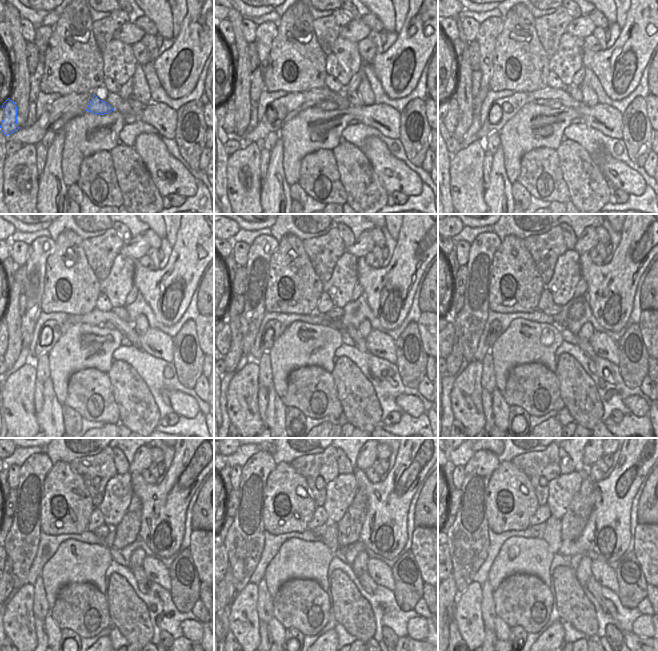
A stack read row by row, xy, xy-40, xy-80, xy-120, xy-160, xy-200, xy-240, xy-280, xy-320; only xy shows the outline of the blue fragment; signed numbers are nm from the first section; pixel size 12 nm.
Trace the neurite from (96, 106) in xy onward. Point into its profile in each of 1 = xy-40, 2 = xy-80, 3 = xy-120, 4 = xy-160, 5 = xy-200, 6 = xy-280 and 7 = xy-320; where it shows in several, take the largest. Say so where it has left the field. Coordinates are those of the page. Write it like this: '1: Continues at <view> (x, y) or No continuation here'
1: Continues at xy-40 (324, 105)
2: Continues at xy-80 (553, 104)
3: Continues at xy-120 (107, 325)
4: Continues at xy-160 (335, 323)
5: Continues at xy-200 (573, 310)
6: Continues at xy-280 (349, 527)
7: Continues at xy-320 (573, 523)

